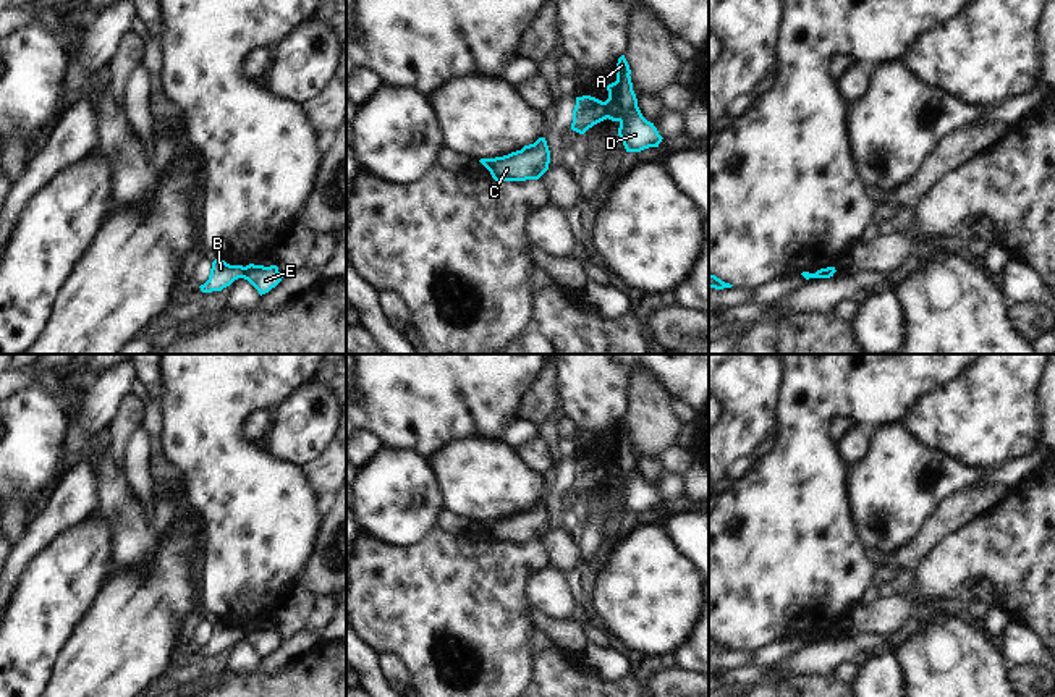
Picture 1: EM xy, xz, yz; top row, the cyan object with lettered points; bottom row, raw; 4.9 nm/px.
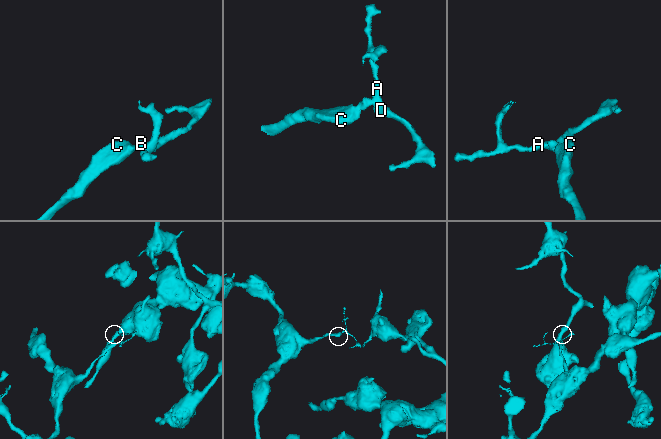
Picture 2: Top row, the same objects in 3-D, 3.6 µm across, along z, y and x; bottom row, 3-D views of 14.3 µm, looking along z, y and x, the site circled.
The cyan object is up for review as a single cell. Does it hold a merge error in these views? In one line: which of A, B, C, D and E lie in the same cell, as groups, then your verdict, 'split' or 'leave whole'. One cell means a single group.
A D E / B C; split

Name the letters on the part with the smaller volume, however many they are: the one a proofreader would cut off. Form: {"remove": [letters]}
{"remove": ["A", "D", "E"]}

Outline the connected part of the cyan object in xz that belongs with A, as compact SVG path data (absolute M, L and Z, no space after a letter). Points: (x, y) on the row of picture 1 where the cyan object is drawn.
M621 55L616 63L616 81L607 86L608 99L604 102L607 118L618 121L618 136L626 152L641 152L649 147L659 147L662 136L654 123L647 121L633 91L631 70Z

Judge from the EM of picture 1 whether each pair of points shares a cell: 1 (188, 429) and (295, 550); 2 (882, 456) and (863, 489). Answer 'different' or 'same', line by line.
1: same
2: same

